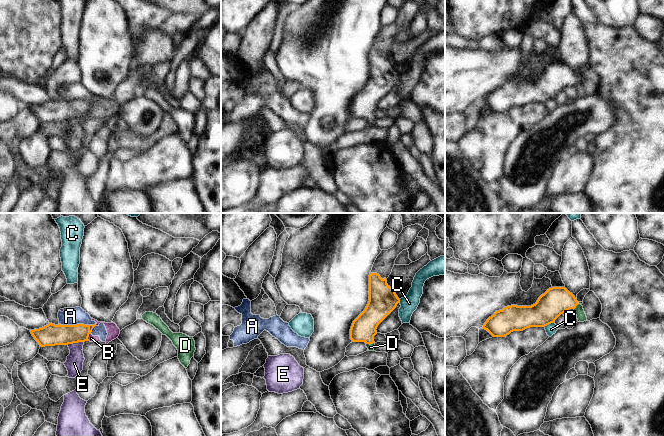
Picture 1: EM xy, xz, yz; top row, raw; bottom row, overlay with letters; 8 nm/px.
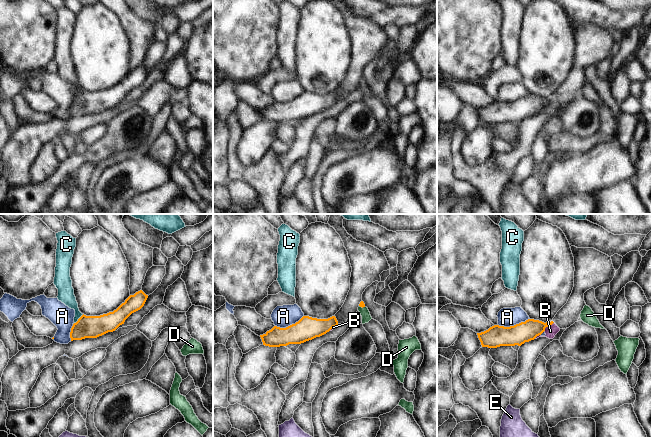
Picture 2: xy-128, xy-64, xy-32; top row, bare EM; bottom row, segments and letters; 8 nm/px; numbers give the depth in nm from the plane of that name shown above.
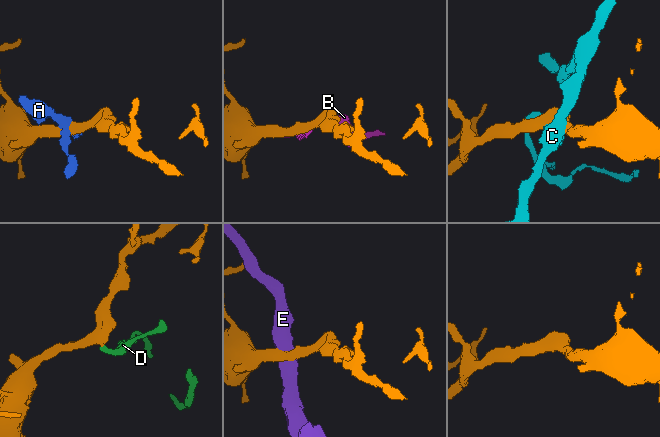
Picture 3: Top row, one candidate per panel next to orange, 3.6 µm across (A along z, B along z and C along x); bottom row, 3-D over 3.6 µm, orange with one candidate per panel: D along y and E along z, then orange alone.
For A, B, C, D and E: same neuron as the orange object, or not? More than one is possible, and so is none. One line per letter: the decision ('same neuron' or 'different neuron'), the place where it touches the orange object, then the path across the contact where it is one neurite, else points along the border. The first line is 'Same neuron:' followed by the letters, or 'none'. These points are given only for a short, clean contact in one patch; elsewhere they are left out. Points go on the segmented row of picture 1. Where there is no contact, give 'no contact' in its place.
Same neuron: D
A: different neuron | xy (78, 324) | along xy (61, 324), (93, 324), (95, 326)
B: different neuron | xy (89, 332) | along xy (92, 325), (87, 339)
C: different neuron | yz (548, 324)
D: same neuron | yz (576, 305) | across yz (555, 301), (569, 301), (576, 305), (581, 316)
E: different neuron | xy (75, 342) | along xy (83, 341), (67, 344)

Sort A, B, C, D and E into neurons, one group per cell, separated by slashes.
A B / C / D / E

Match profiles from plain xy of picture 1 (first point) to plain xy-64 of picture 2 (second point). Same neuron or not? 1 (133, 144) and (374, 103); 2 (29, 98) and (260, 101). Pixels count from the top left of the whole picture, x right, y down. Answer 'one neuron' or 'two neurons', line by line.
1: one neuron
2: one neuron

